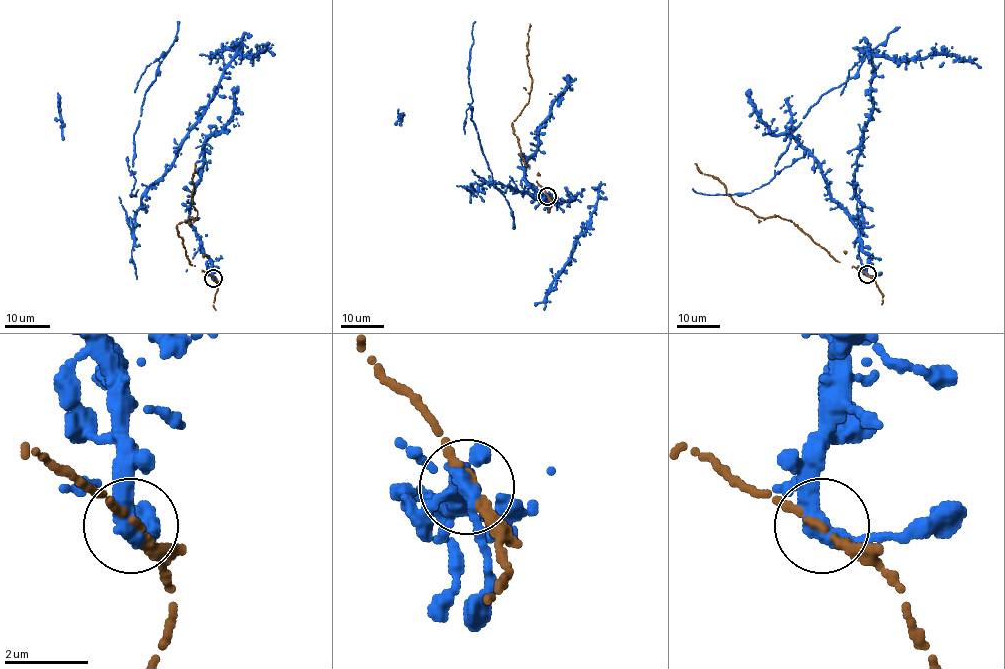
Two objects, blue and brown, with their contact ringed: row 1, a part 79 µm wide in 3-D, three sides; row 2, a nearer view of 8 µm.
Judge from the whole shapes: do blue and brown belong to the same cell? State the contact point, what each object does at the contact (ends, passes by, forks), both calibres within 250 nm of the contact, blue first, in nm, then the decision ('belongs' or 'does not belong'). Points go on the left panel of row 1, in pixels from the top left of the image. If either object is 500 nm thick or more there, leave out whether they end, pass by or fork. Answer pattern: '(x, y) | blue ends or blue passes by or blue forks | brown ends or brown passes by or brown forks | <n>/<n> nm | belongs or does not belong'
(213, 278) | blue passes by | brown passes by | 360/190 nm | does not belong

